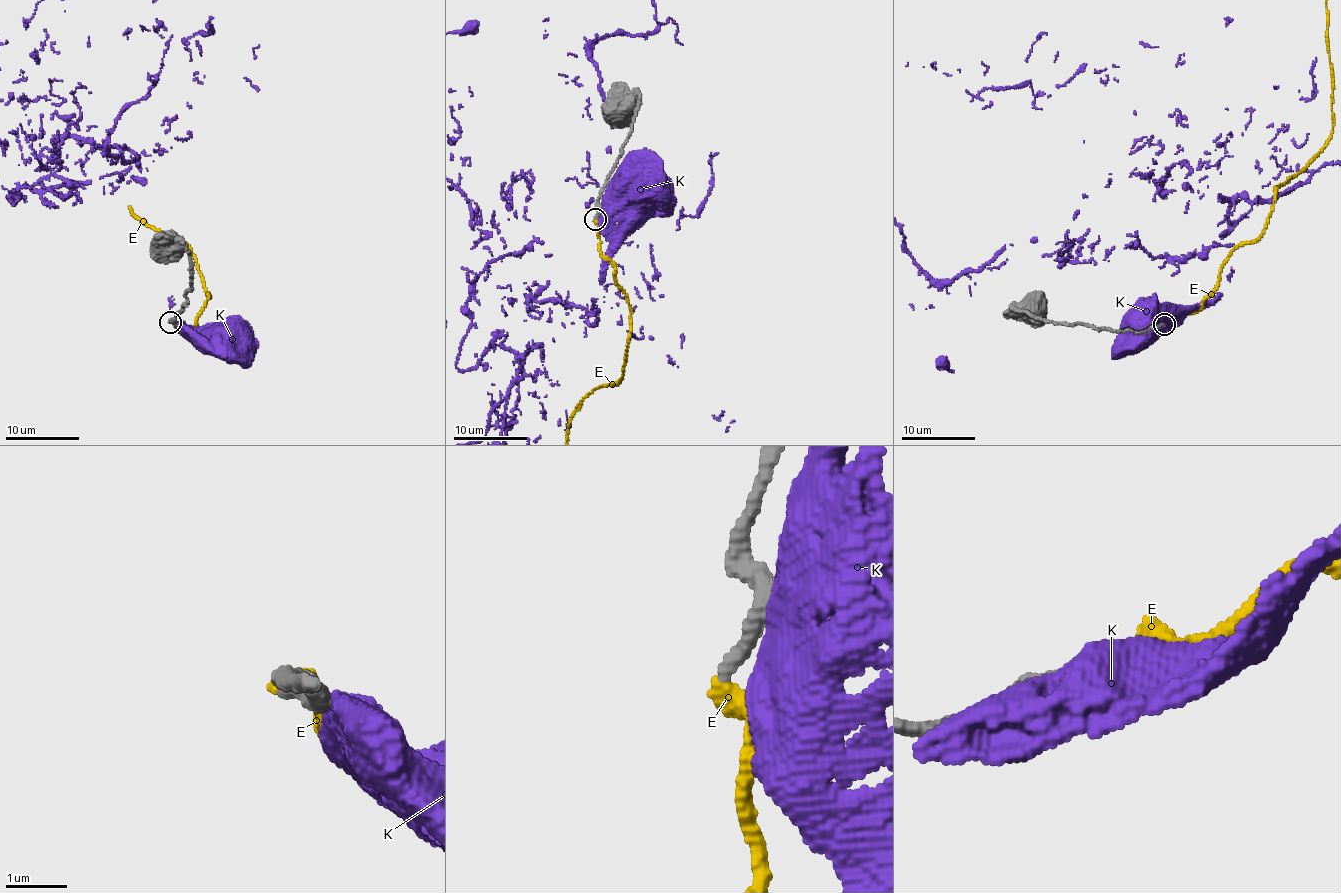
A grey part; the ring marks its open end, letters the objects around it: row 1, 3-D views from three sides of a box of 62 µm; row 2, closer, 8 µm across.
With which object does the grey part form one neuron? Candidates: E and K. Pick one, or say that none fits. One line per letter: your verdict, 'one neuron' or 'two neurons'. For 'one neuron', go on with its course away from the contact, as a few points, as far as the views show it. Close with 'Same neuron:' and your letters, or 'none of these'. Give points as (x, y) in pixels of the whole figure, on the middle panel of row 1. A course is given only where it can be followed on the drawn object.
E: one neuron
K: two neurons
Same neuron: E

